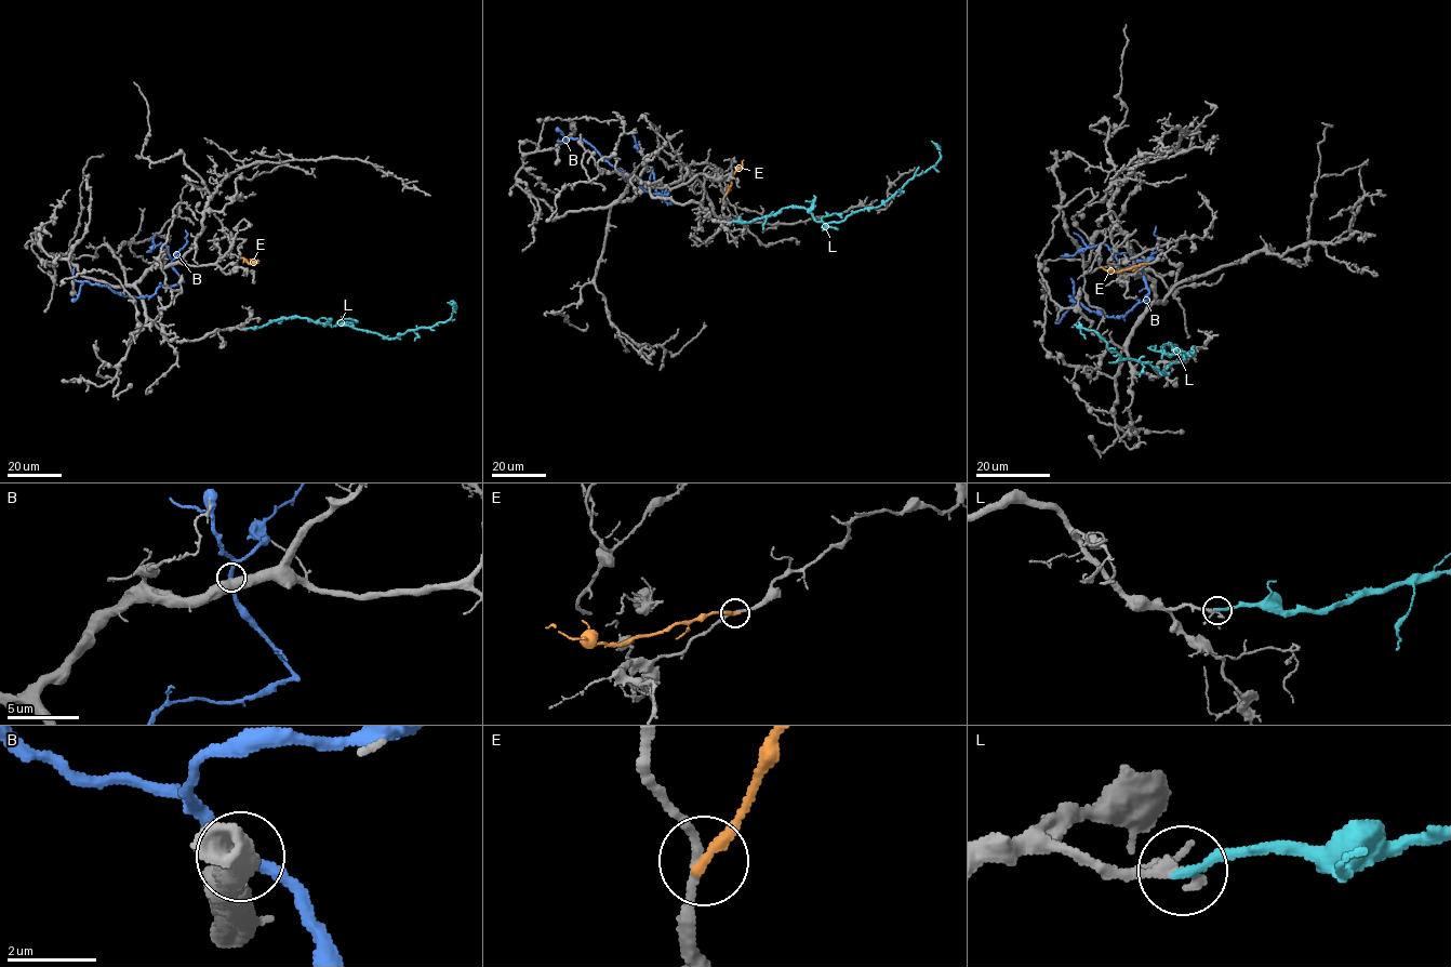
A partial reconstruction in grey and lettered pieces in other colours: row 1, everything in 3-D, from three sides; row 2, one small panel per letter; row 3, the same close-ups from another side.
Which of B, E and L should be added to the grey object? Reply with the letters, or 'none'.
L

